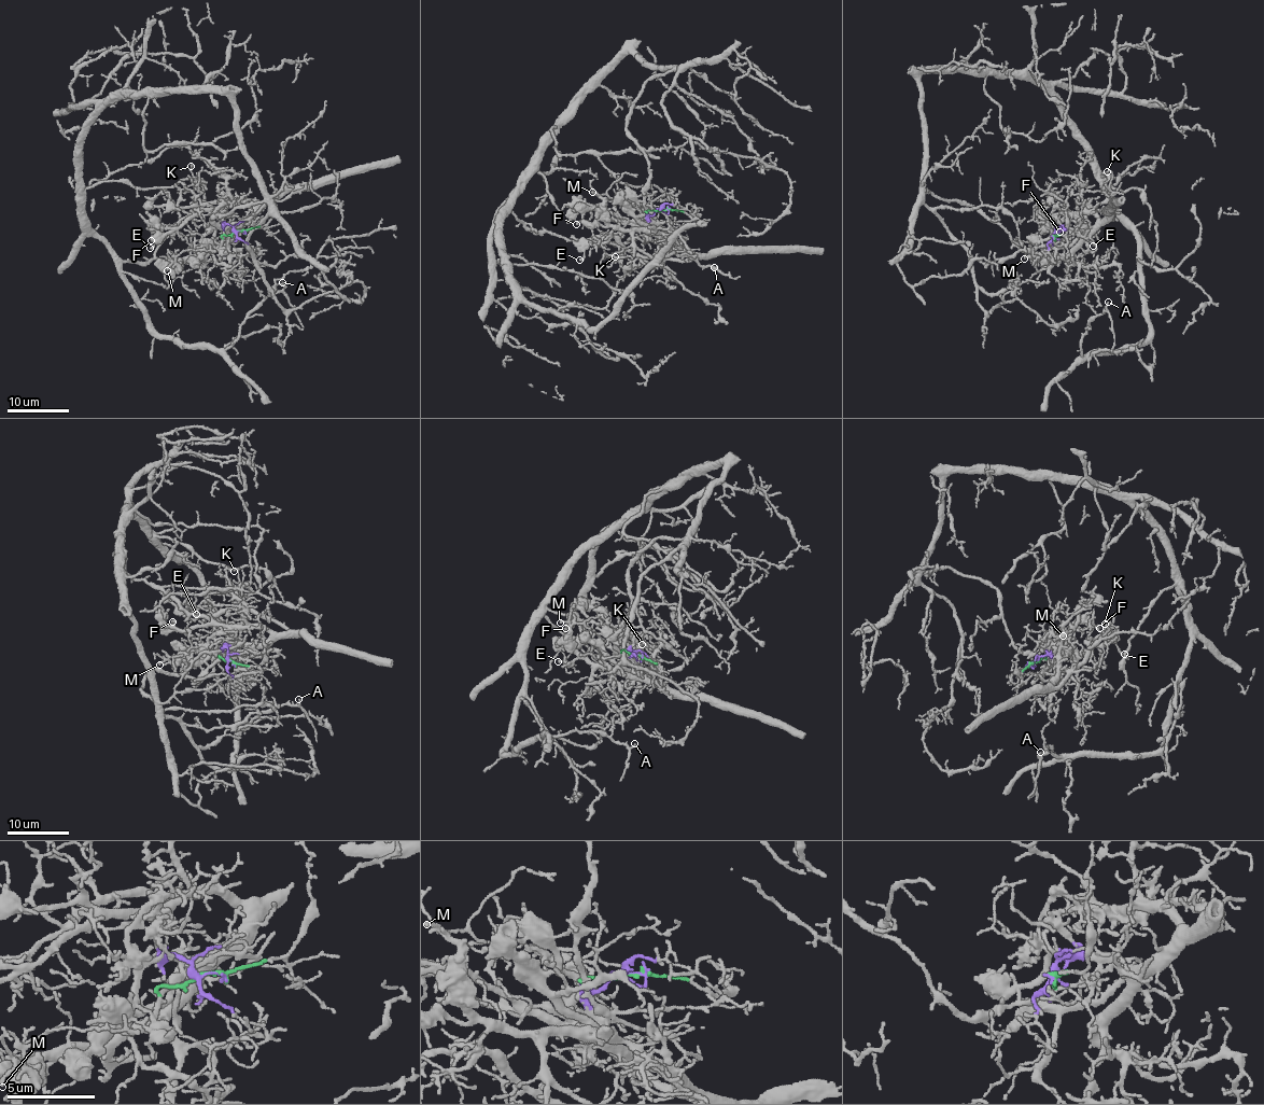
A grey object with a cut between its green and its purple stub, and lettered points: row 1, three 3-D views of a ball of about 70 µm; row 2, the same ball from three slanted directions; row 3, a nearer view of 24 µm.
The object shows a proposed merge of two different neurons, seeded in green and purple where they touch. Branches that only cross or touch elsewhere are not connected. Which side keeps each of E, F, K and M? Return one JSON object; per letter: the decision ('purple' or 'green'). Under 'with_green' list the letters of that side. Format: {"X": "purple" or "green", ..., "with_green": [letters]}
{"E": "purple", "F": "purple", "K": "purple", "M": "purple", "with_green": []}

